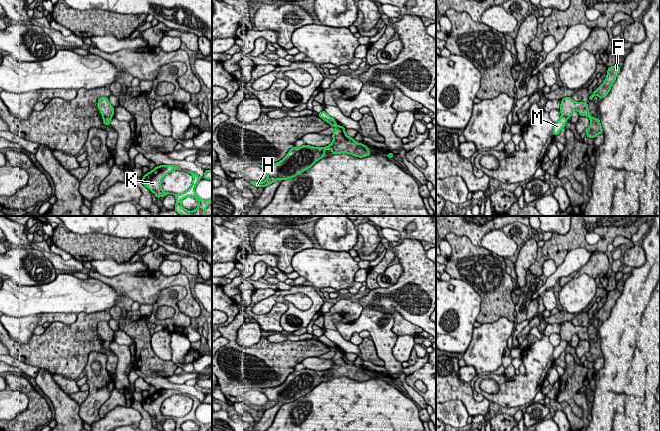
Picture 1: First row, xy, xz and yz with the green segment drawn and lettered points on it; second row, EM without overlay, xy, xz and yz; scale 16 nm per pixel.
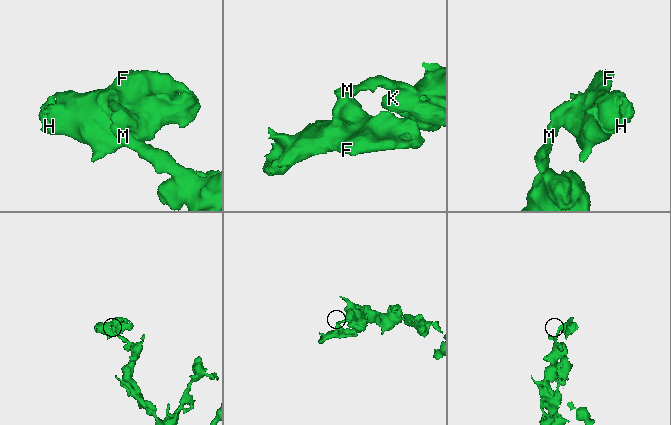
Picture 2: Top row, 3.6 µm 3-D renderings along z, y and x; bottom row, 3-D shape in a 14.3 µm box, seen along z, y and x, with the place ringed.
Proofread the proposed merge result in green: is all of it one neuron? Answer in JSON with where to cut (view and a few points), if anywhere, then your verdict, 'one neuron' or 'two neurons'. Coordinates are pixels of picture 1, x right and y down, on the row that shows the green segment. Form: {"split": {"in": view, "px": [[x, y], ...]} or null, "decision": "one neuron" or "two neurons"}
{"split": {"in": "xy", "px": [[103, 115], [110, 118]]}, "decision": "two neurons"}

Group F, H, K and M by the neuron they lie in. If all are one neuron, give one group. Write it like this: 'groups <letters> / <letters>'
groups F H / K M

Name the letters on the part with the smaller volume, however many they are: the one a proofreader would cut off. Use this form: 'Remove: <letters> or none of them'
Remove: F, H

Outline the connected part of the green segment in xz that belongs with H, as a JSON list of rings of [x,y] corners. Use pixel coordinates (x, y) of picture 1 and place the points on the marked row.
[[[336,121],[329,124],[336,127],[332,134],[333,142],[330,145],[325,147],[309,145],[292,147],[281,161],[259,165],[260,168],[267,172],[268,178],[263,182],[250,181],[251,184],[256,187],[266,187],[278,179],[287,180],[294,178],[312,167],[318,160],[324,158],[324,151],[327,149],[331,149],[332,154],[347,153],[360,158],[371,155],[368,146],[357,143],[353,138],[349,137],[343,126],[337,125]]]

